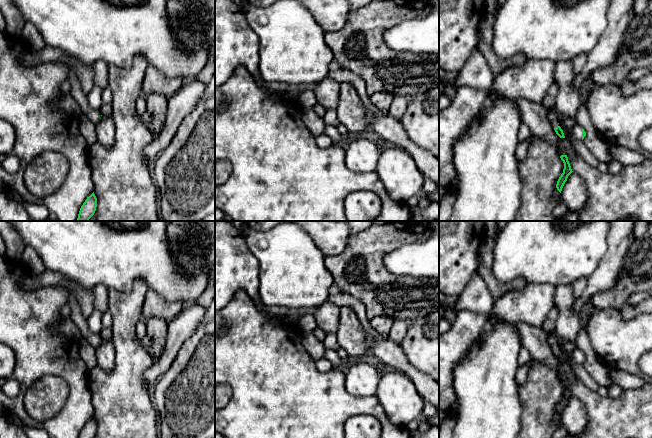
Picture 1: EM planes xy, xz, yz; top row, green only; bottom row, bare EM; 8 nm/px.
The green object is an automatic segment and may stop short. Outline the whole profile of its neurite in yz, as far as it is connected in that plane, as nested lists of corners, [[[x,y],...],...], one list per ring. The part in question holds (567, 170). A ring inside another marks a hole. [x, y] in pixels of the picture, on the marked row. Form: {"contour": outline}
{"contour": [[[561,155],[560,156],[561,160],[564,163],[564,169],[563,169],[563,173],[561,174],[561,176],[559,177],[557,184],[556,184],[556,188],[557,190],[561,193],[562,188],[565,184],[565,182],[567,181],[568,176],[573,172],[570,166],[570,163],[568,161],[568,157],[567,155]]]}

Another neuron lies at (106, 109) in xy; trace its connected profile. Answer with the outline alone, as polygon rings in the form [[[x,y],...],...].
[[[104,103],[99,109],[103,117],[112,117],[112,105],[111,103]]]

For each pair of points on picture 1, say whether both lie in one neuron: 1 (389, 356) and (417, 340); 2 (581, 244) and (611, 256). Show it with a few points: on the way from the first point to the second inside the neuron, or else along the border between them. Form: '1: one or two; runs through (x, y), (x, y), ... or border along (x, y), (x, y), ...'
1: two; border along (399, 344), (406, 359), (415, 368)
2: two; border along (609, 231), (607, 251), (592, 273)

